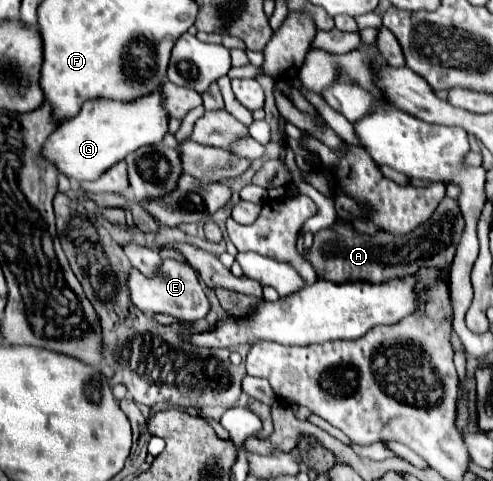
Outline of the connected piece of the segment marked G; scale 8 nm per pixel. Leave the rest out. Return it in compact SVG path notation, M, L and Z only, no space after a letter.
M160 90L132 100L132 102L116 102L116 100L86 100L80 112L62 122L52 136L44 142L40 150L40 158L48 160L60 174L74 178L76 182L98 180L108 168L124 160L130 152L146 144L160 144L164 134L168 132L168 112L162 108Z

